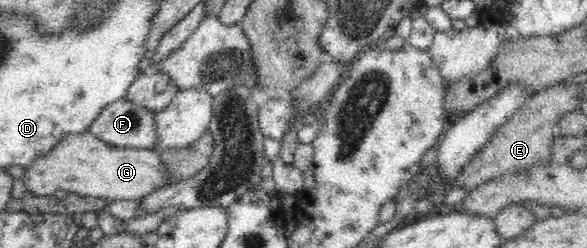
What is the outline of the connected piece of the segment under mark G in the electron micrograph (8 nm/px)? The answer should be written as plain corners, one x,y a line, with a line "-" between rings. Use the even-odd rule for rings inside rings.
89,130
62,137
49,152
30,163
22,178
27,191
33,193
34,196
54,195
58,189
64,189
68,193
72,192
81,196
97,197
108,201
142,201
149,193
170,185
170,183
167,183
167,173
165,173
165,167
161,164
158,151
112,146
109,143
101,142

